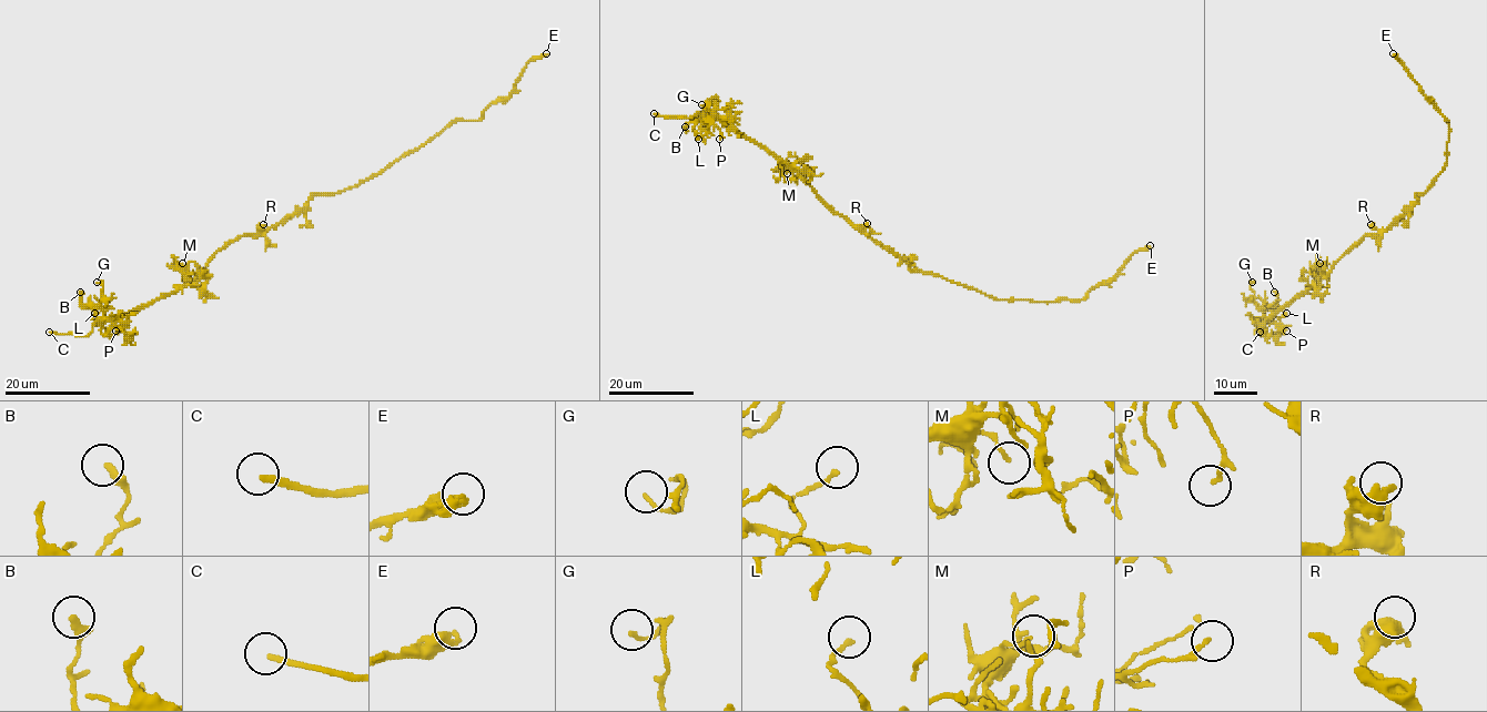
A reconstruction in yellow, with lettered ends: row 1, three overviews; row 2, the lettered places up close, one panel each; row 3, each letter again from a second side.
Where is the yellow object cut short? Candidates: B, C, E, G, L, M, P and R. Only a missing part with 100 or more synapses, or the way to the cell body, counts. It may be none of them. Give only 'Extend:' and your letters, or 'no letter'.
Extend: C

